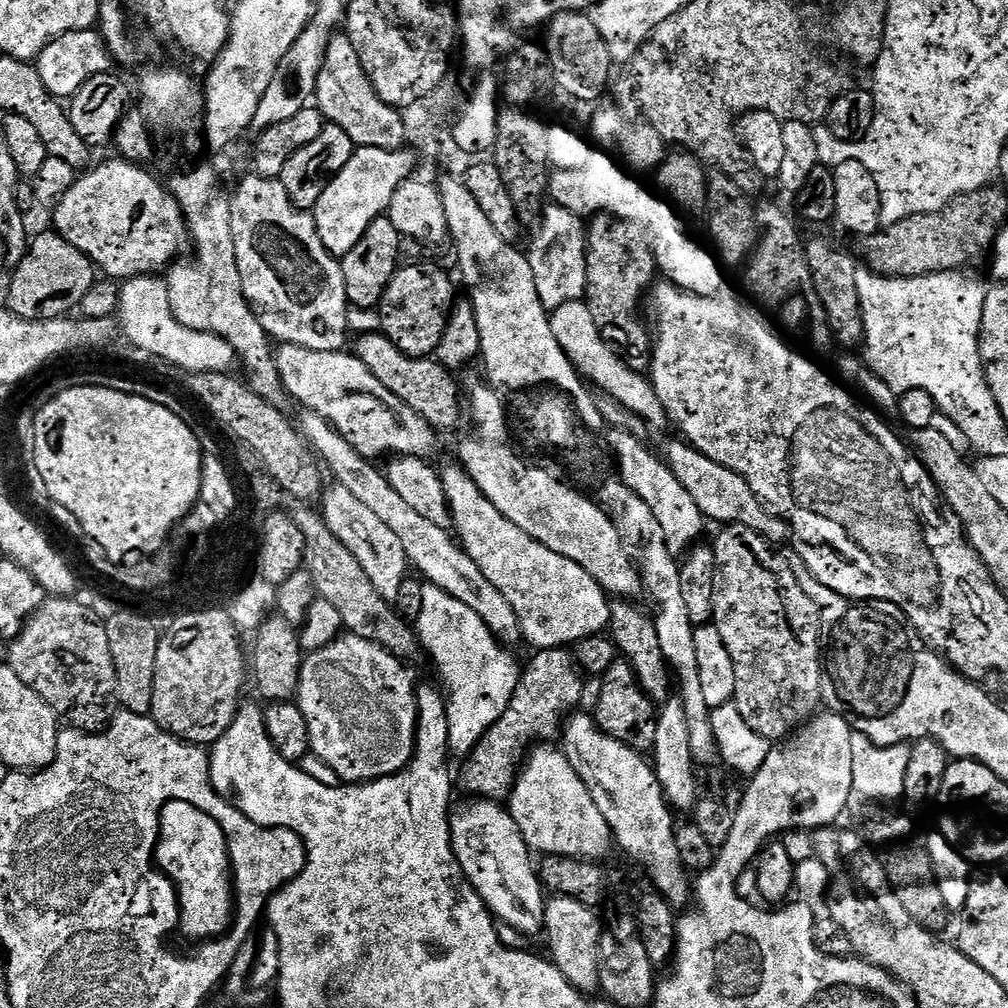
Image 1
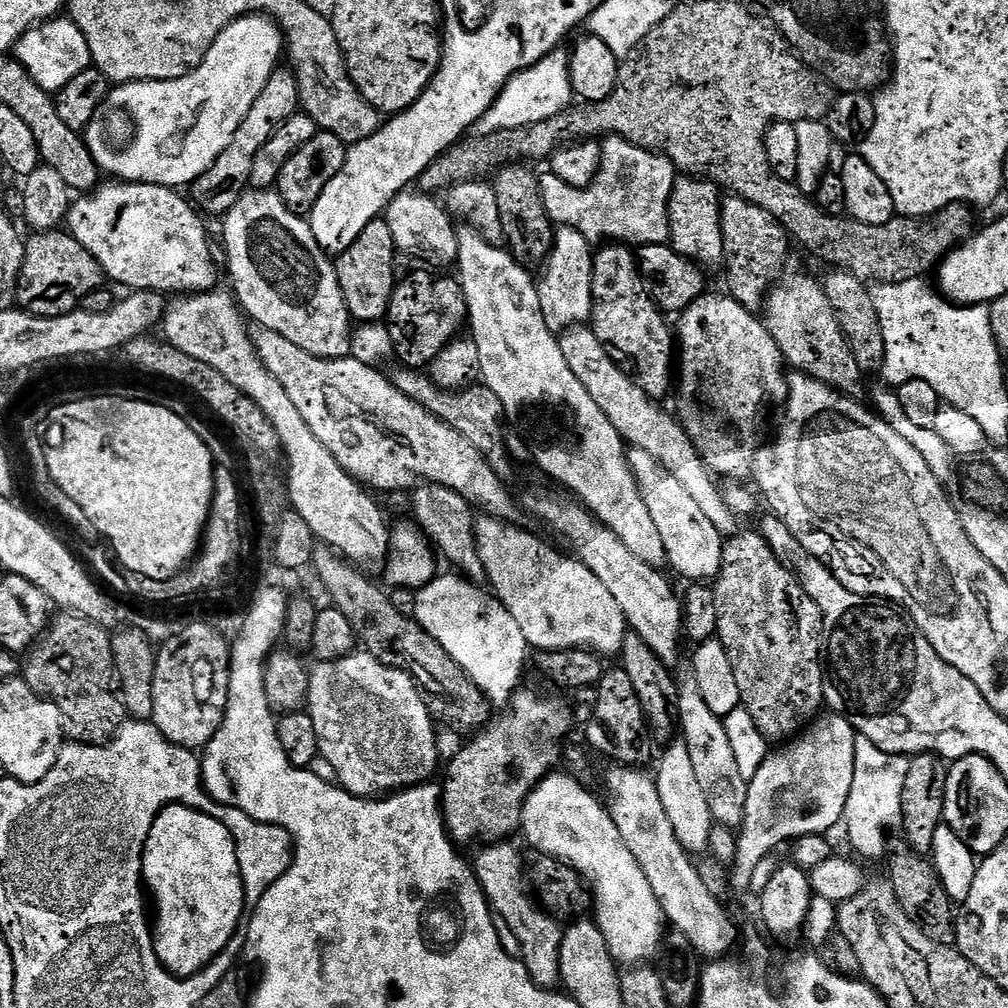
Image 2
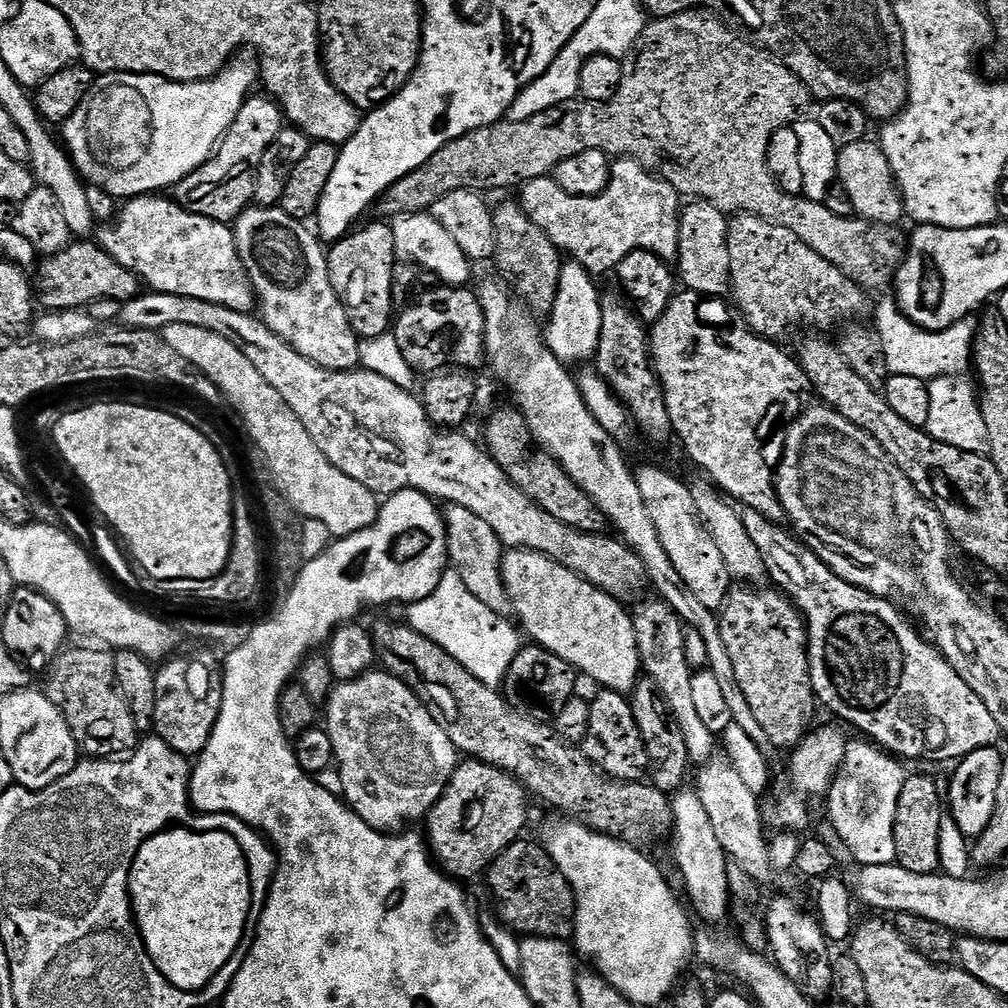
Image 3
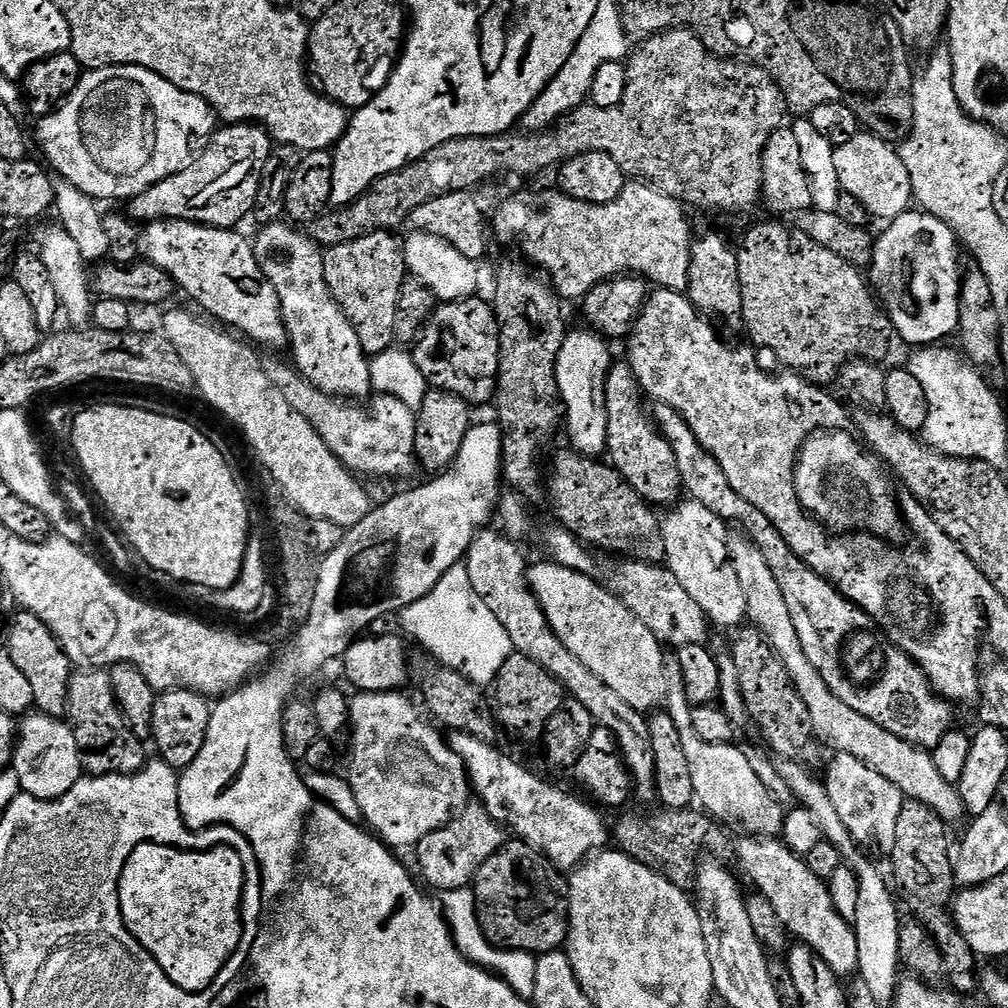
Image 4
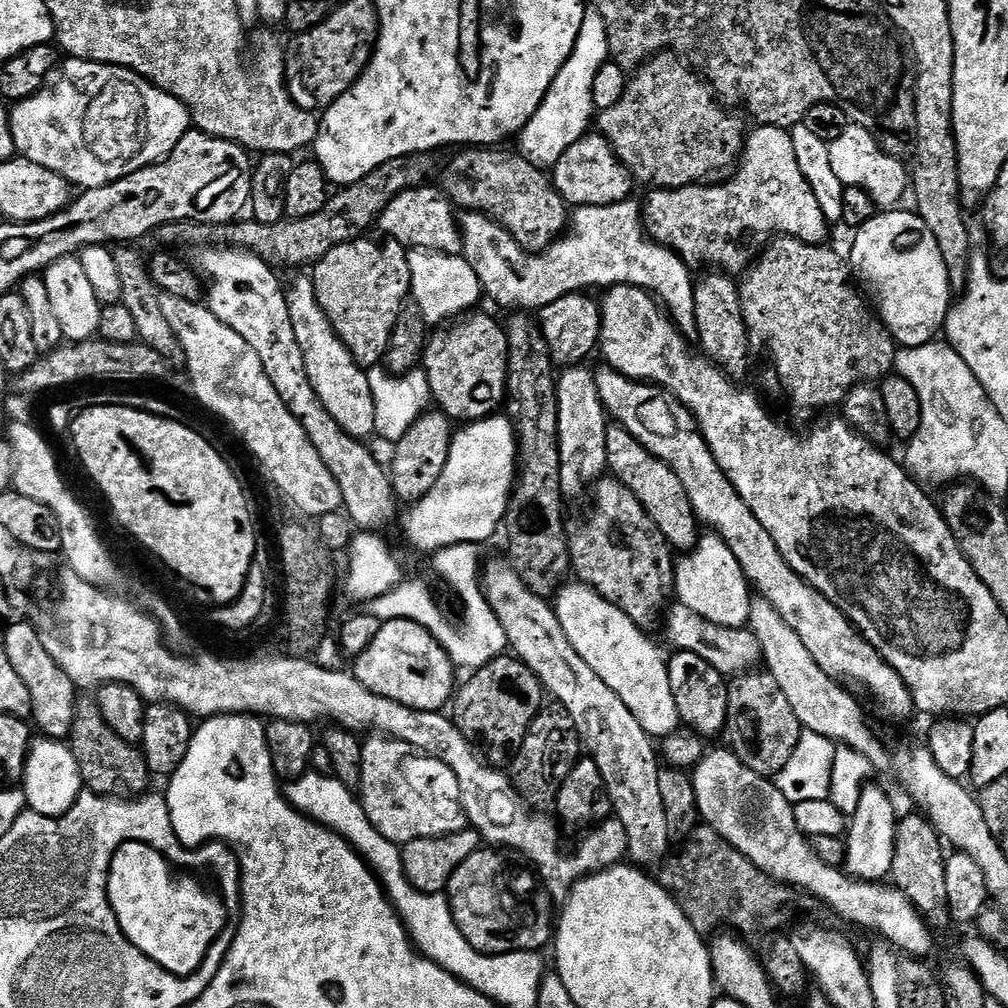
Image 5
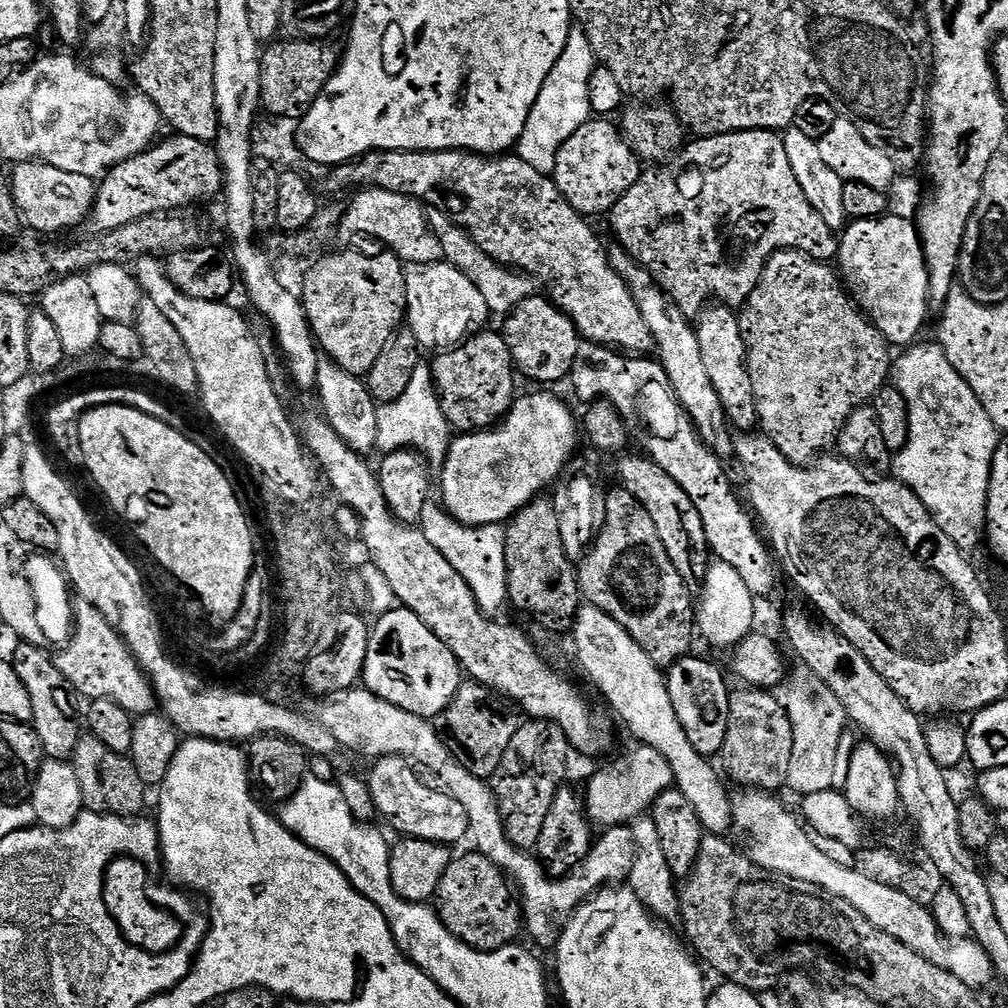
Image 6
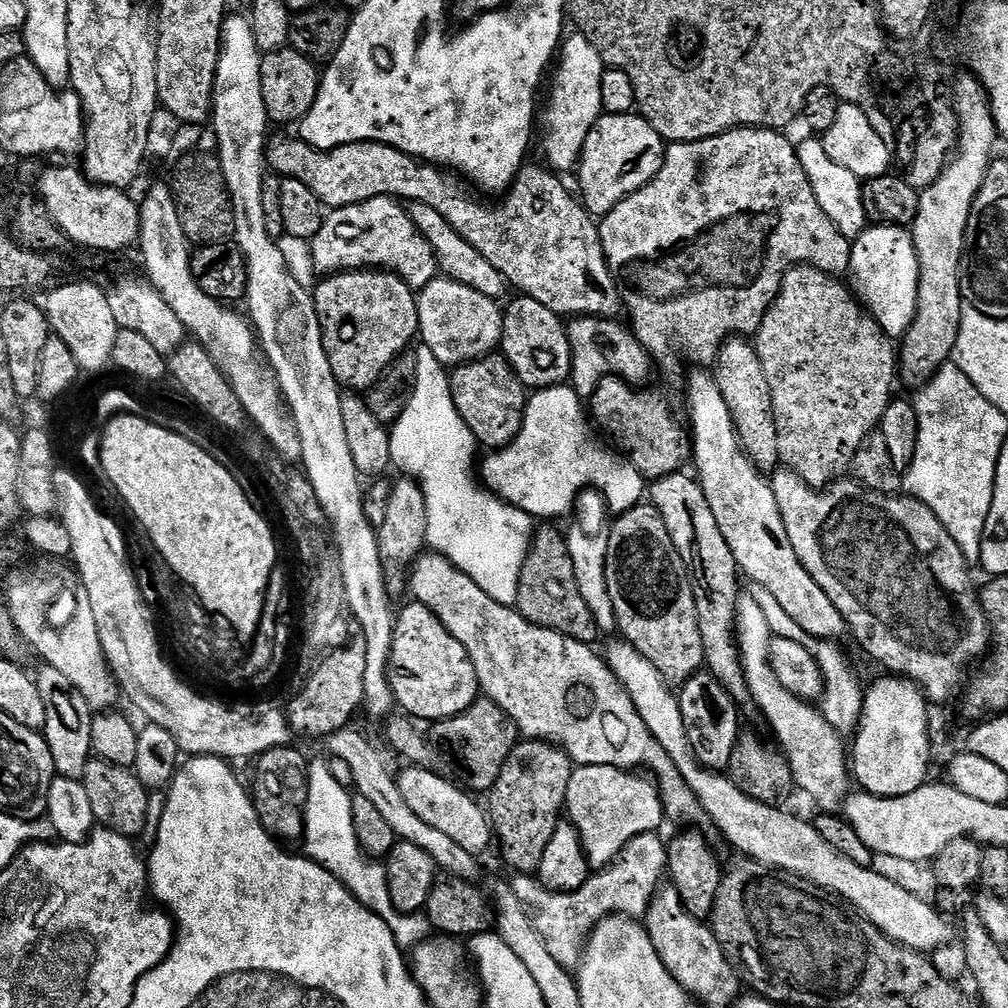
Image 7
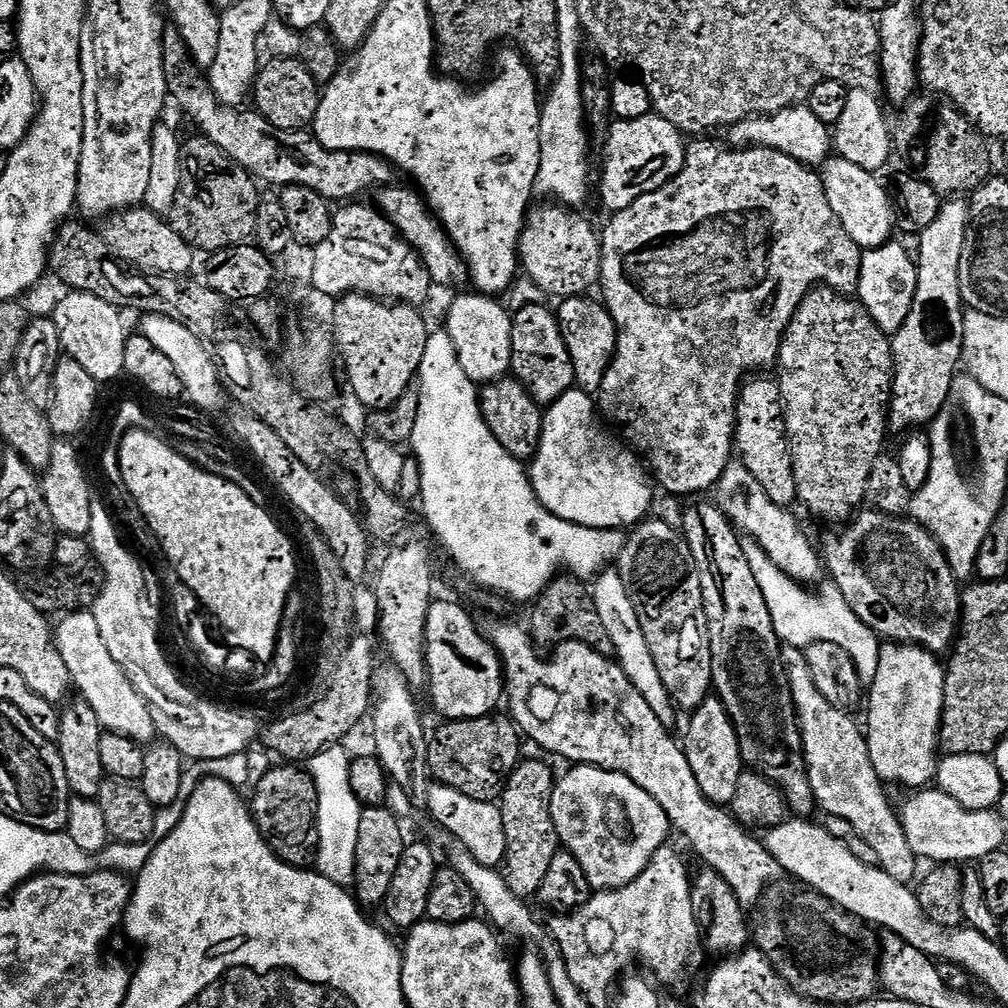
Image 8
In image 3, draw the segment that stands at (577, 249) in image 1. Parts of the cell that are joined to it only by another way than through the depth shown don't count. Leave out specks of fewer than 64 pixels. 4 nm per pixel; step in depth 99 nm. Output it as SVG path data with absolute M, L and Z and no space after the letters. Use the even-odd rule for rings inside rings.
M582 270L564 272L557 282L556 296L549 309L550 318L544 331L545 346L555 357L565 363L591 361L600 345L603 324L601 322L601 297L591 282L589 273Z

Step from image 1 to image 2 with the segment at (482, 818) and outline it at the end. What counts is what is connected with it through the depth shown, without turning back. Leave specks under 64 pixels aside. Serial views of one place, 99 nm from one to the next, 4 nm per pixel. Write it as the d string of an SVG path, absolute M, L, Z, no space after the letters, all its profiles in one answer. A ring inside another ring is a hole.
M496 842L484 846L474 861L477 882L495 919L496 931L500 941L509 949L517 948L518 959L529 972L529 978L541 989L555 989L560 978L560 938L562 928L543 907L528 897L524 886L524 864L520 856L511 848L511 843ZM556 923L556 924L555 924ZM512 947L512 948L511 948Z

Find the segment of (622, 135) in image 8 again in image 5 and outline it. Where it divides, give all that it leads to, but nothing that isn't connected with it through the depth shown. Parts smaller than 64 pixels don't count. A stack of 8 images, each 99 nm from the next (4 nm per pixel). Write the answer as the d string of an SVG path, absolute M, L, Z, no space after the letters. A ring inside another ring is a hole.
M587 134L574 142L556 163L554 173L554 183L560 196L572 206L606 206L627 200L633 195L634 177L603 134Z

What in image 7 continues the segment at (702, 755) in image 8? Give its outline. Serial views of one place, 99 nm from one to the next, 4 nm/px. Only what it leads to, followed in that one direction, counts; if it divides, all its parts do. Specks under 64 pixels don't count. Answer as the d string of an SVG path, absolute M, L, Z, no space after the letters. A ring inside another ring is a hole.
M708 670L698 672L696 676L683 685L683 688L684 693L680 692L678 699L683 708L685 719L690 722L694 732L694 727L696 727L696 732L700 735L700 744L704 747L703 763L712 770L727 769L731 765L732 755L736 749L736 742L742 735L742 727L740 728L740 708L736 705L737 697L729 692L728 685L719 676Z

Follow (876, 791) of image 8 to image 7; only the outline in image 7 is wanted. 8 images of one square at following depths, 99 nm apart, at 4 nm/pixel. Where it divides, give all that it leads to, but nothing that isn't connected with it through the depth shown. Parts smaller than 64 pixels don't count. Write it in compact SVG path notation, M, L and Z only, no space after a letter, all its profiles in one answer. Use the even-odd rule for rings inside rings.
M771 627L745 630L740 644L745 685L755 704L761 708L769 724L774 726L778 741L791 766L797 789L806 792L823 813L839 813L847 803L852 789L850 754L845 737L830 724L824 713L784 686L771 660L774 636Z

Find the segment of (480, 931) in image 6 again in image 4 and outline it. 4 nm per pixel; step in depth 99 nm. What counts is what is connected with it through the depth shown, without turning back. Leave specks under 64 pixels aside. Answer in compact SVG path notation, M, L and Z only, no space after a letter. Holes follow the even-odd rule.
M509 839L482 862L471 888L476 896L477 922L492 945L533 954L565 947L568 938L566 880L561 869L549 863L543 853L520 839Z

